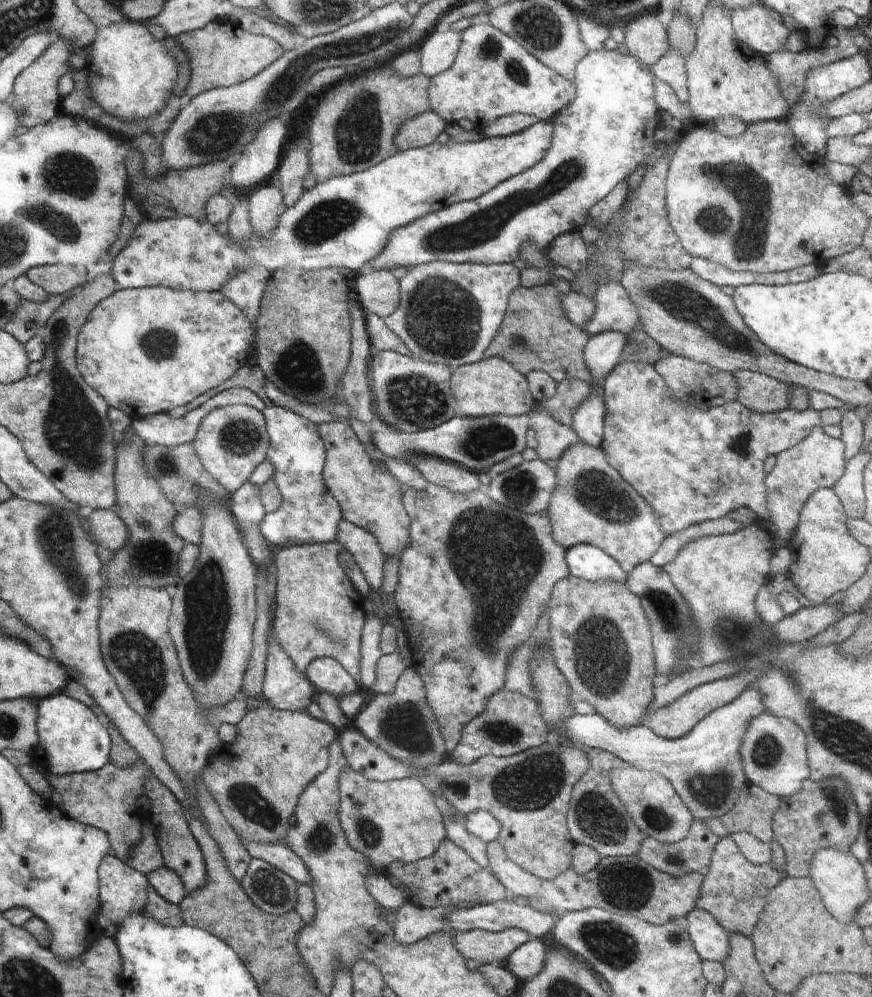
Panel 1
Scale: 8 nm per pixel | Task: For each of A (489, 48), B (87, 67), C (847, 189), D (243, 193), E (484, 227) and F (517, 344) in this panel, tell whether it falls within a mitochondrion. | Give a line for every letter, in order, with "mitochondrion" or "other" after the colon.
A: mitochondrion
B: other
C: other
D: other
E: mitochondrion
F: mitochondrion

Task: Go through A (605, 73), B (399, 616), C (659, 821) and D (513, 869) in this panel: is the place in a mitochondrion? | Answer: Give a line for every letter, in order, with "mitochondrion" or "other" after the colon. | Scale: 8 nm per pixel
A: other
B: other
C: mitochondrion
D: other

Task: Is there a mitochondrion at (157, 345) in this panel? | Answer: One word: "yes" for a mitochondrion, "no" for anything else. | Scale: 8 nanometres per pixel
yes

